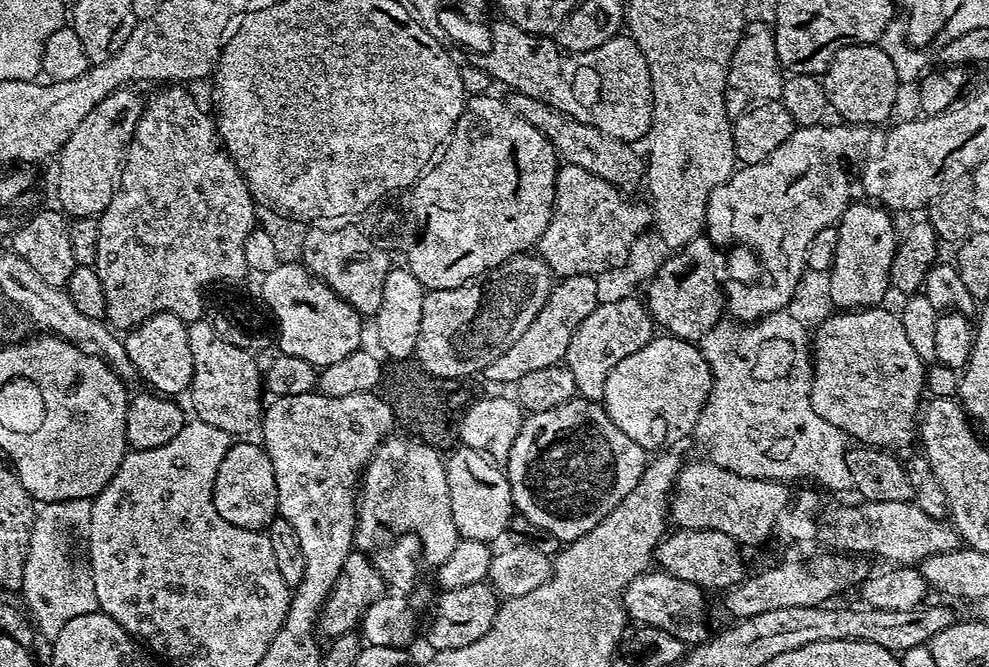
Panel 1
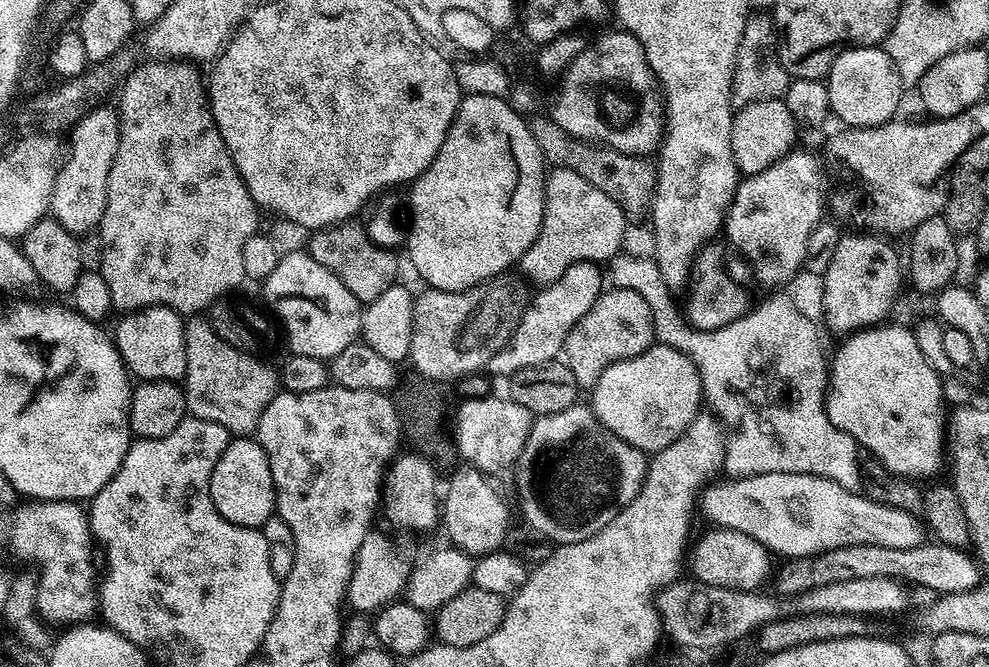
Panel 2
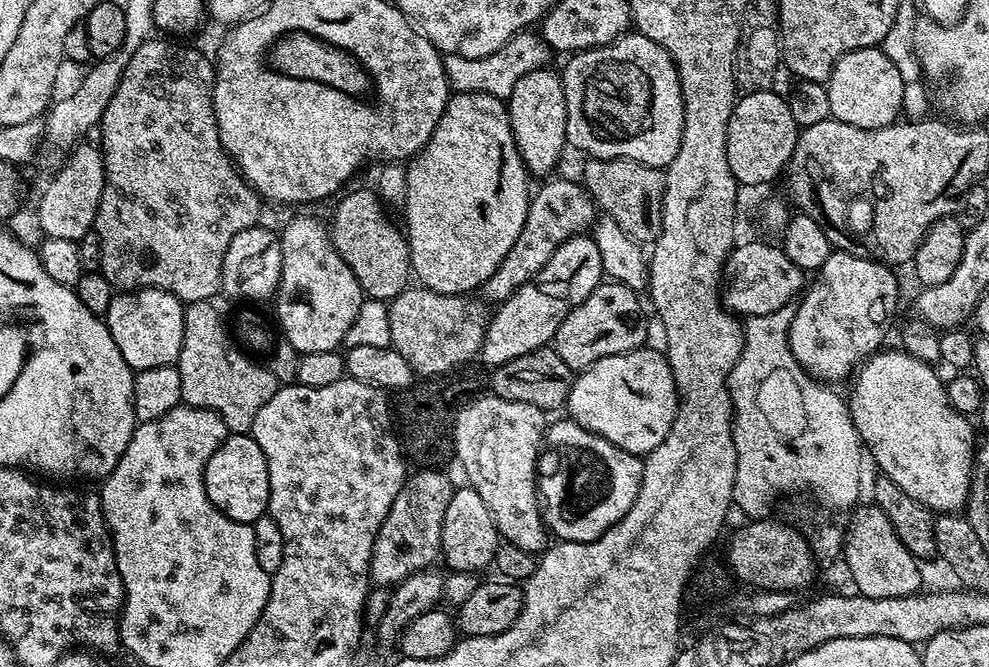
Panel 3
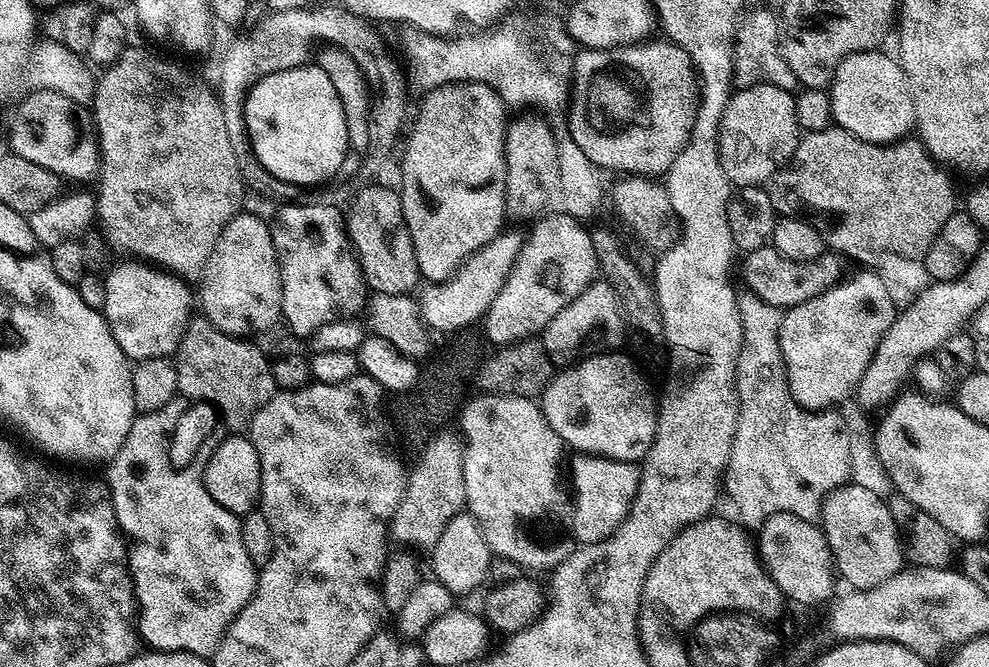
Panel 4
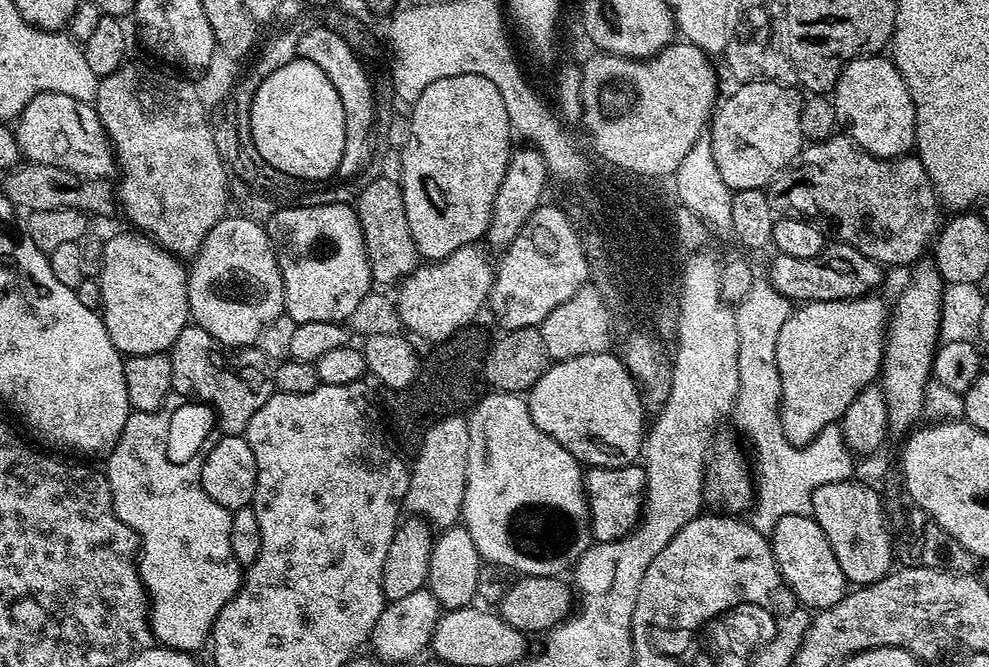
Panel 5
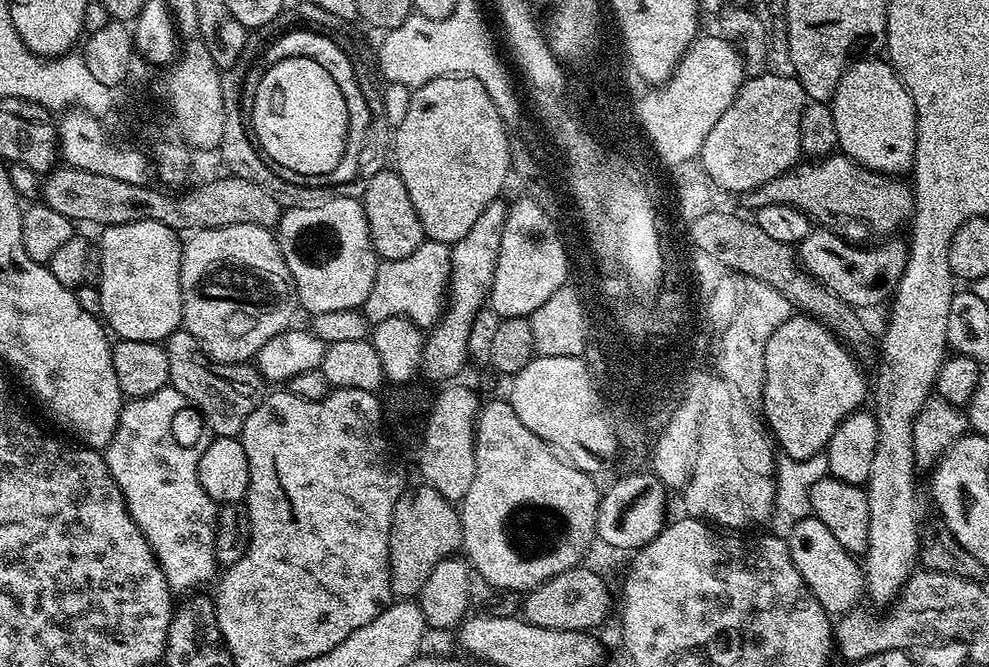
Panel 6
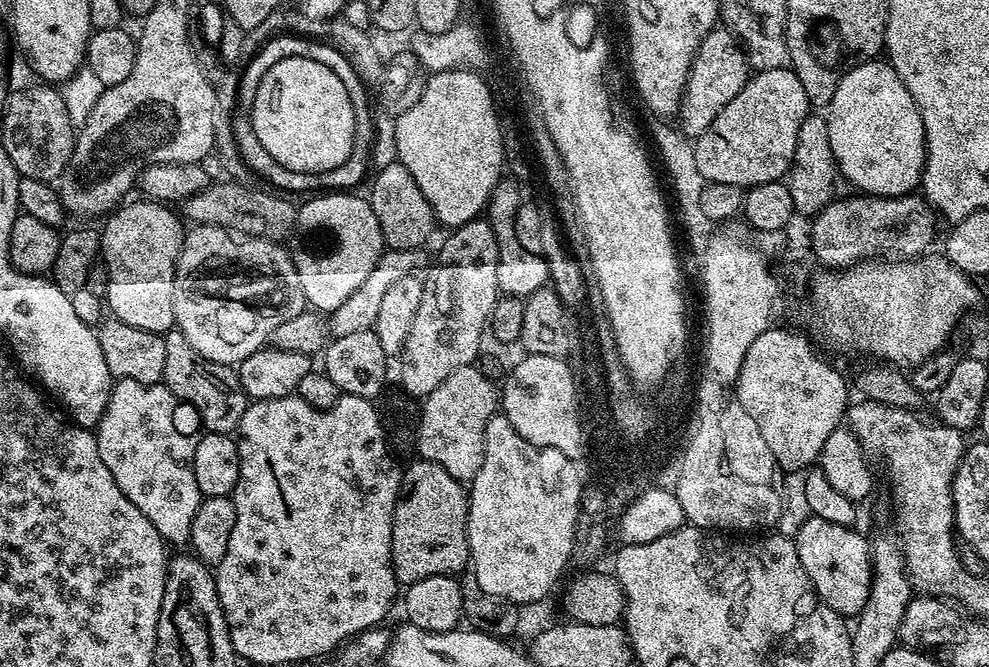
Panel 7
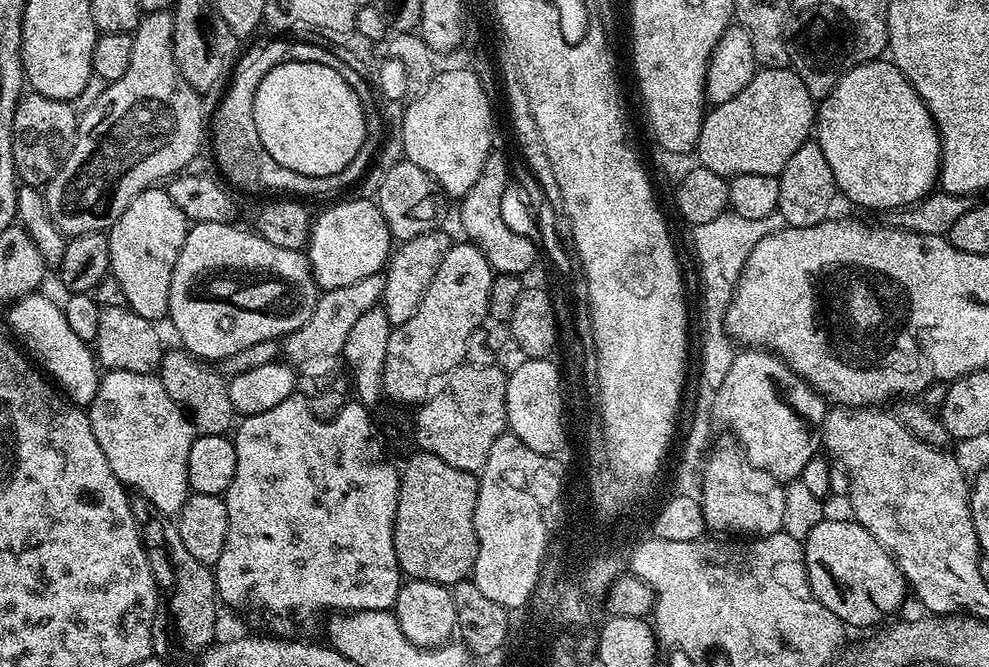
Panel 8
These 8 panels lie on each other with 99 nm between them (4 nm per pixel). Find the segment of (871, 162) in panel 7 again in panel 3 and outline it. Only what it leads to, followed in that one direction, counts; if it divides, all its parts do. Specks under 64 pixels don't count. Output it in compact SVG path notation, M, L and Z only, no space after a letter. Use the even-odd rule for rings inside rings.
M879 47L859 48L841 56L826 83L831 119L850 122L850 126L859 128L881 128L897 123L901 115L905 82L897 67Z

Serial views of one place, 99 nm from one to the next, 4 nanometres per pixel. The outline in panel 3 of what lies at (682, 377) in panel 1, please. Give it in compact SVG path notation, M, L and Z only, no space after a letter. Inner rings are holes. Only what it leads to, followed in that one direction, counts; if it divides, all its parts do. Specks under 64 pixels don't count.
M645 346L622 354L614 354L584 369L573 379L566 405L567 415L575 420L579 428L585 428L606 438L606 442L614 442L614 446L630 454L643 458L649 452L653 452L666 438L666 434L670 434L670 426L674 426L674 418L680 405L668 357L659 347L657 348Z

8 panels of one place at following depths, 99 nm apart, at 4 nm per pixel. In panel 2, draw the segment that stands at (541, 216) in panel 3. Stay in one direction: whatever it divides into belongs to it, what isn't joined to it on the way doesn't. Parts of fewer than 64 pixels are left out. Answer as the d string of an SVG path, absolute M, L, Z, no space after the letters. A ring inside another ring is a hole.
M552 168L544 182L544 221L538 238L534 238L530 250L520 259L519 275L543 286L553 284L571 264L580 260L607 262L621 251L624 223L626 217L614 198L606 198L598 186L586 182L582 174L574 174L574 170Z

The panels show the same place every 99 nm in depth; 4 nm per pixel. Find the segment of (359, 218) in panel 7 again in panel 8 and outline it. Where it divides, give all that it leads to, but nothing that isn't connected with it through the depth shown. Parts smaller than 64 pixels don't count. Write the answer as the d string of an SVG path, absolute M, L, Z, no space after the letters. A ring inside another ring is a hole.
M347 198L313 219L306 255L317 289L327 290L350 286L350 282L362 282L362 278L370 278L370 274L381 271L387 265L393 248L394 241L379 204Z

